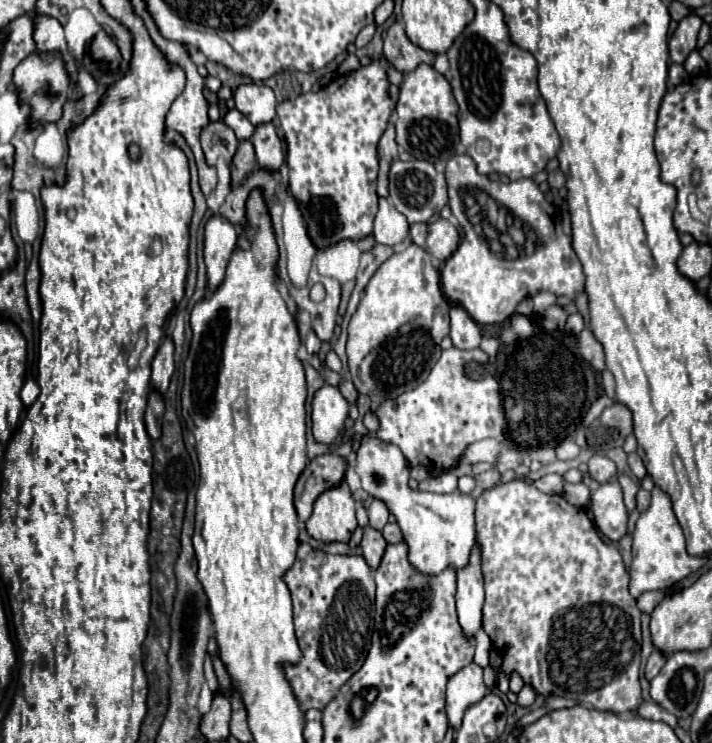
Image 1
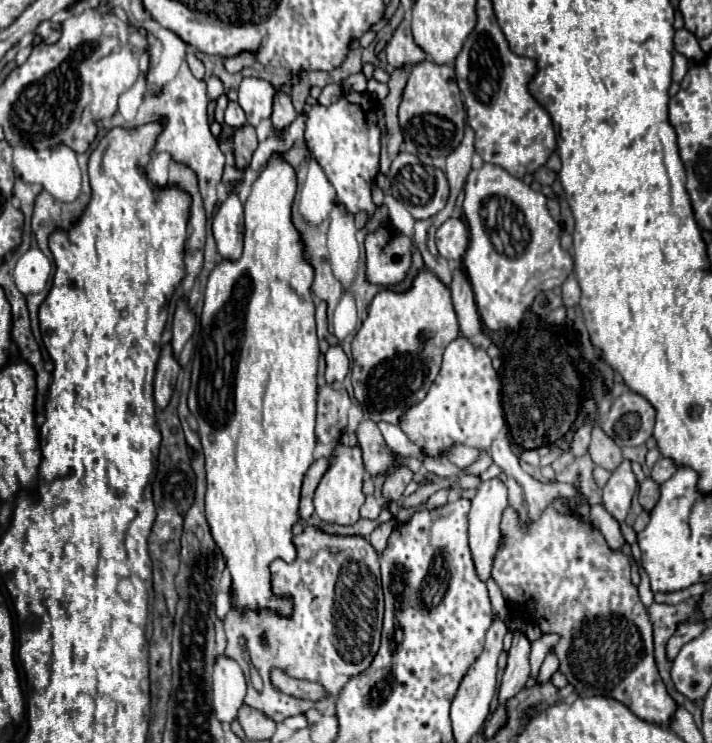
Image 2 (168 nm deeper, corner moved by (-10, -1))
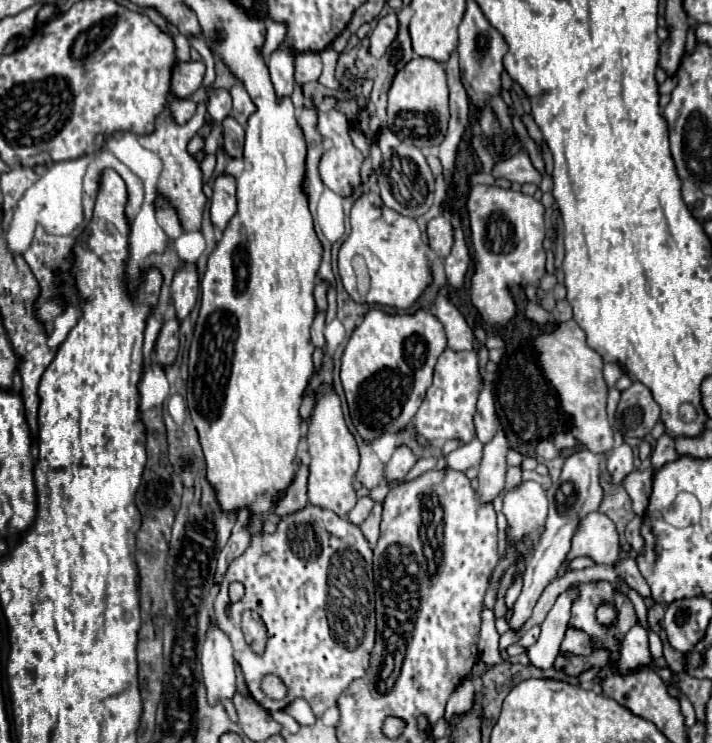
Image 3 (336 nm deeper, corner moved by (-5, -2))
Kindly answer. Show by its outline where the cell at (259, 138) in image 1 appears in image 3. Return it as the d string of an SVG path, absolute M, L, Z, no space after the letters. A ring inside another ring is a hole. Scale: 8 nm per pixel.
M275 50L267 62L269 68L269 76L275 88L275 94L279 100L291 96L293 88L295 88L295 80L293 80L293 60L295 56L291 52L285 50Z

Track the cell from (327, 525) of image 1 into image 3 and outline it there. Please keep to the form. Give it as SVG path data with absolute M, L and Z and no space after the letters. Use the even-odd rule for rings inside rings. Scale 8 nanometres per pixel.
M321 386L317 390L317 404L313 410L313 420L307 434L311 464L309 464L309 504L335 512L341 518L347 518L351 508L357 504L357 494L353 480L359 468L359 450L353 434L349 432L339 398L333 388Z

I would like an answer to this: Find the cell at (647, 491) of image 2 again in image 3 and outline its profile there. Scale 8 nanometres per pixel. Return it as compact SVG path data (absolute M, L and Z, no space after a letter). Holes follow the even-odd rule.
M633 470L623 482L623 488L627 490L631 504L633 504L633 512L637 516L643 516L643 512L649 504L651 486L653 486L651 478L653 478L653 470Z

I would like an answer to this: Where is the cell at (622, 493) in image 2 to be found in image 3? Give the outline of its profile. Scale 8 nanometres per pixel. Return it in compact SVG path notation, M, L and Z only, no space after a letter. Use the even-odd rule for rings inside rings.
M629 444L613 448L613 452L607 456L607 472L611 474L611 484L615 486L621 486L625 476L633 472L633 452Z

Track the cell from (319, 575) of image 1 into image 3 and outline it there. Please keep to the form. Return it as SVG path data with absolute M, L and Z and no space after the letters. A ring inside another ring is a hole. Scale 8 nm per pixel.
M307 504L305 510L299 510L297 514L289 514L289 518L283 518L277 524L275 534L261 534L261 538L251 538L249 548L231 562L219 590L219 600L215 598L215 614L219 628L229 636L233 650L235 650L235 662L239 664L247 688L251 696L265 708L265 710L283 710L293 700L303 698L313 708L313 714L317 718L323 716L323 712L337 704L339 694L357 678L363 678L369 668L369 656L375 644L375 582L373 582L373 570L371 570L371 558L373 550L365 536L361 534L359 526L347 522L345 518L339 518L331 510L321 510L313 504ZM241 582L245 586L245 594L237 602L229 602L229 584ZM225 606L233 608L233 618L225 616ZM245 610L255 610L265 626L267 626L267 650L263 656L257 656L249 650L249 646L243 640L241 632L241 614ZM265 674L277 674L285 686L289 688L289 694L275 702L269 700L261 688L259 682Z

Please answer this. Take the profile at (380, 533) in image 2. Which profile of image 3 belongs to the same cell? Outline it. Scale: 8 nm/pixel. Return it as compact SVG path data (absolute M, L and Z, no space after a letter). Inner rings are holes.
M375 502L375 508L373 508L373 512L369 514L369 518L359 526L361 528L361 532L363 532L363 536L367 538L367 542L371 544L371 546L375 546L377 544L377 540L379 540L379 524L381 524L381 512L383 512L383 506L379 504L379 502Z

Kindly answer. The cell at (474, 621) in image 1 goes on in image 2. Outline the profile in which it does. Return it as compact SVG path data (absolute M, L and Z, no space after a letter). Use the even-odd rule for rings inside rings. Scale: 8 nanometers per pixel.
M494 477L482 481L470 509L470 549L476 573L482 581L490 577L500 539L500 519L506 509L506 485Z

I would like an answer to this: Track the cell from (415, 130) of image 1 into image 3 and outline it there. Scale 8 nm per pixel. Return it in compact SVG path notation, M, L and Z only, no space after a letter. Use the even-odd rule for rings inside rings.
M413 58L401 68L389 90L387 126L403 142L409 140L417 148L439 146L449 126L449 90L447 74L439 62L431 58Z

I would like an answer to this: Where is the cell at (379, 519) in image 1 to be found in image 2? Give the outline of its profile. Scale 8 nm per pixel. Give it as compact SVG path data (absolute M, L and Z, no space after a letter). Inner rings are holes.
M394 469L394 473L390 473L390 477L386 477L386 483L382 487L382 495L384 495L384 507L388 505L388 501L400 499L402 491L406 489L406 485L412 481L412 471L410 469Z

